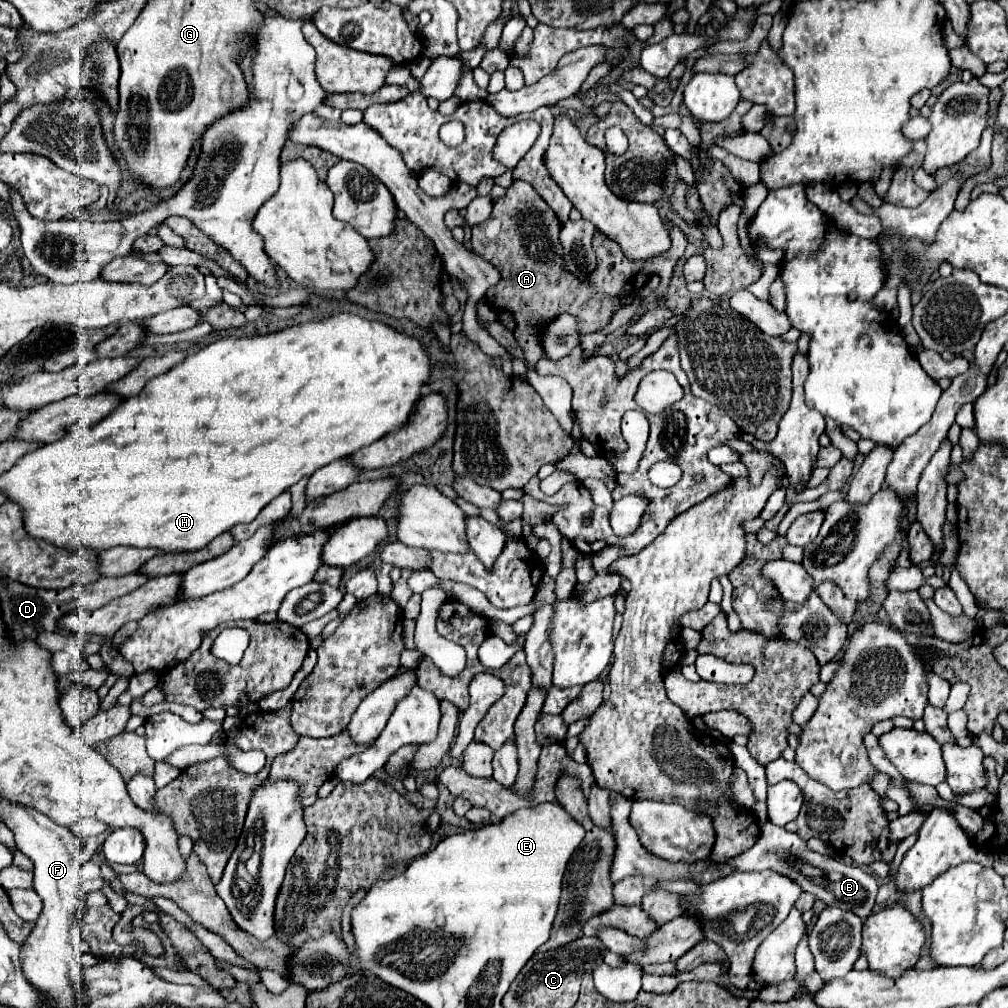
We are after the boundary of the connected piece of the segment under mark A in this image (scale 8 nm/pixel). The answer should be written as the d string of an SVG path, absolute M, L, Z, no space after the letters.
M513 181L507 195L493 201L491 219L501 221L498 234L491 234L487 229L489 221L485 221L473 227L471 235L473 253L495 265L501 273L501 281L485 293L485 303L513 315L517 323L515 337L521 343L531 367L535 367L535 363L543 357L541 333L545 325L561 313L575 315L577 329L581 333L591 333L603 329L613 313L623 307L619 299L601 299L601 295L593 295L585 281L561 271L561 223L529 183Z

